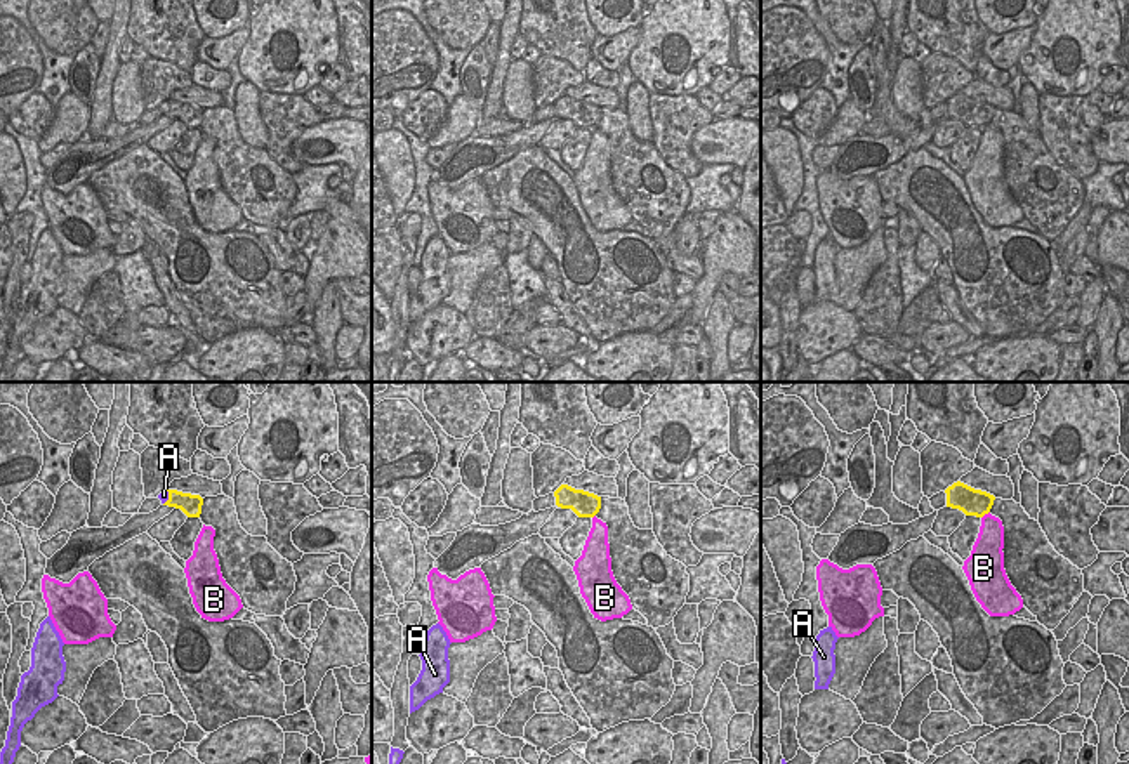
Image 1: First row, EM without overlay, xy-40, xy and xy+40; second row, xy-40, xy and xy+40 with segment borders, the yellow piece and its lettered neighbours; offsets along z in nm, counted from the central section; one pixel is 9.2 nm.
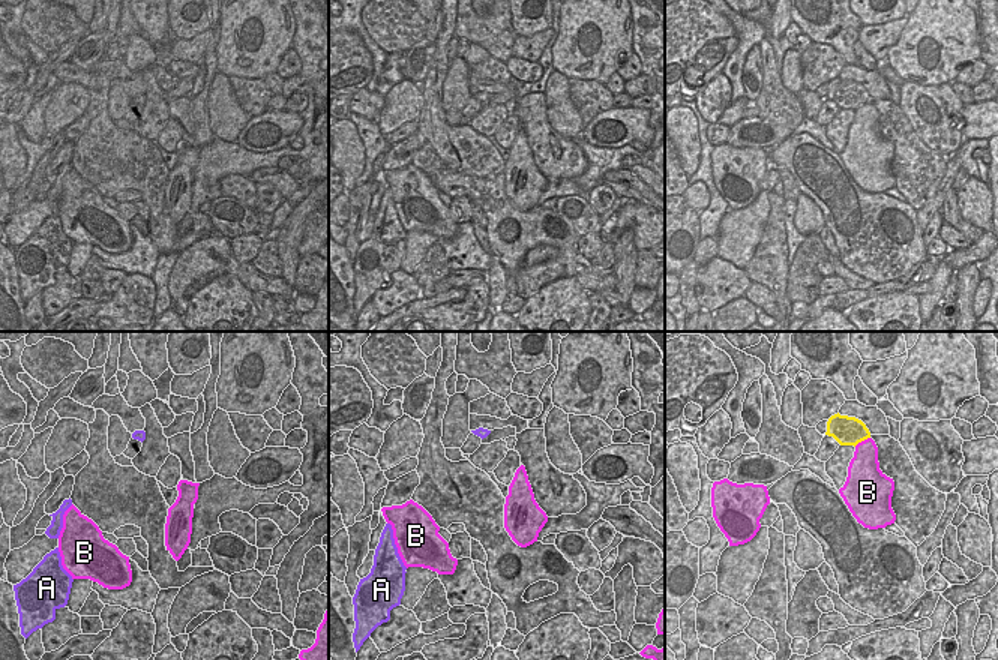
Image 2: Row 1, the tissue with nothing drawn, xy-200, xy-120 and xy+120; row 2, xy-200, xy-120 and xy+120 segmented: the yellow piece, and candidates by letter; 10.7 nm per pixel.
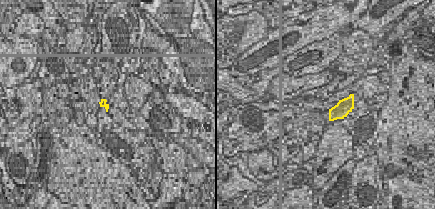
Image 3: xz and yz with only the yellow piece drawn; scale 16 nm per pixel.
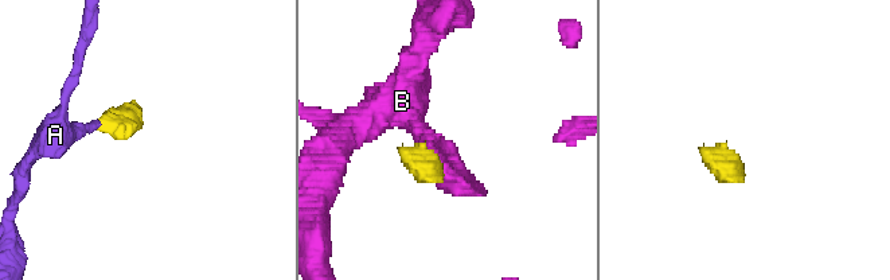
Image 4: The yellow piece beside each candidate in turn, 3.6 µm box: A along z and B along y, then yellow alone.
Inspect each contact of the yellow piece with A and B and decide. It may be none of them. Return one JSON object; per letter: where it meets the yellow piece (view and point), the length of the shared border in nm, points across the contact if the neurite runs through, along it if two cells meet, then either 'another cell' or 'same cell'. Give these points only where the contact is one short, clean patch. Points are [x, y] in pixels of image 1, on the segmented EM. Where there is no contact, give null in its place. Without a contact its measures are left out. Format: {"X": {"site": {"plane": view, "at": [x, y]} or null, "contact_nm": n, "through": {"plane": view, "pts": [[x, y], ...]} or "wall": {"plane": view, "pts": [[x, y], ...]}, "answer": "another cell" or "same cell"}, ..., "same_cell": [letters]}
{"A": {"site": {"plane": "xy-40", "at": [169, 497]}, "contact_nm": 150, "through": {"plane": "xy-40", "pts": [[190, 504], [169, 497], [164, 495]]}, "answer": "same cell"}, "B": {"site": {"plane": "xy+40", "at": [985, 513]}, "contact_nm": 110, "wall": {"plane": "xy+40", "pts": [[989, 511], [982, 518]]}, "answer": "another cell"}, "same_cell": ["A"]}

